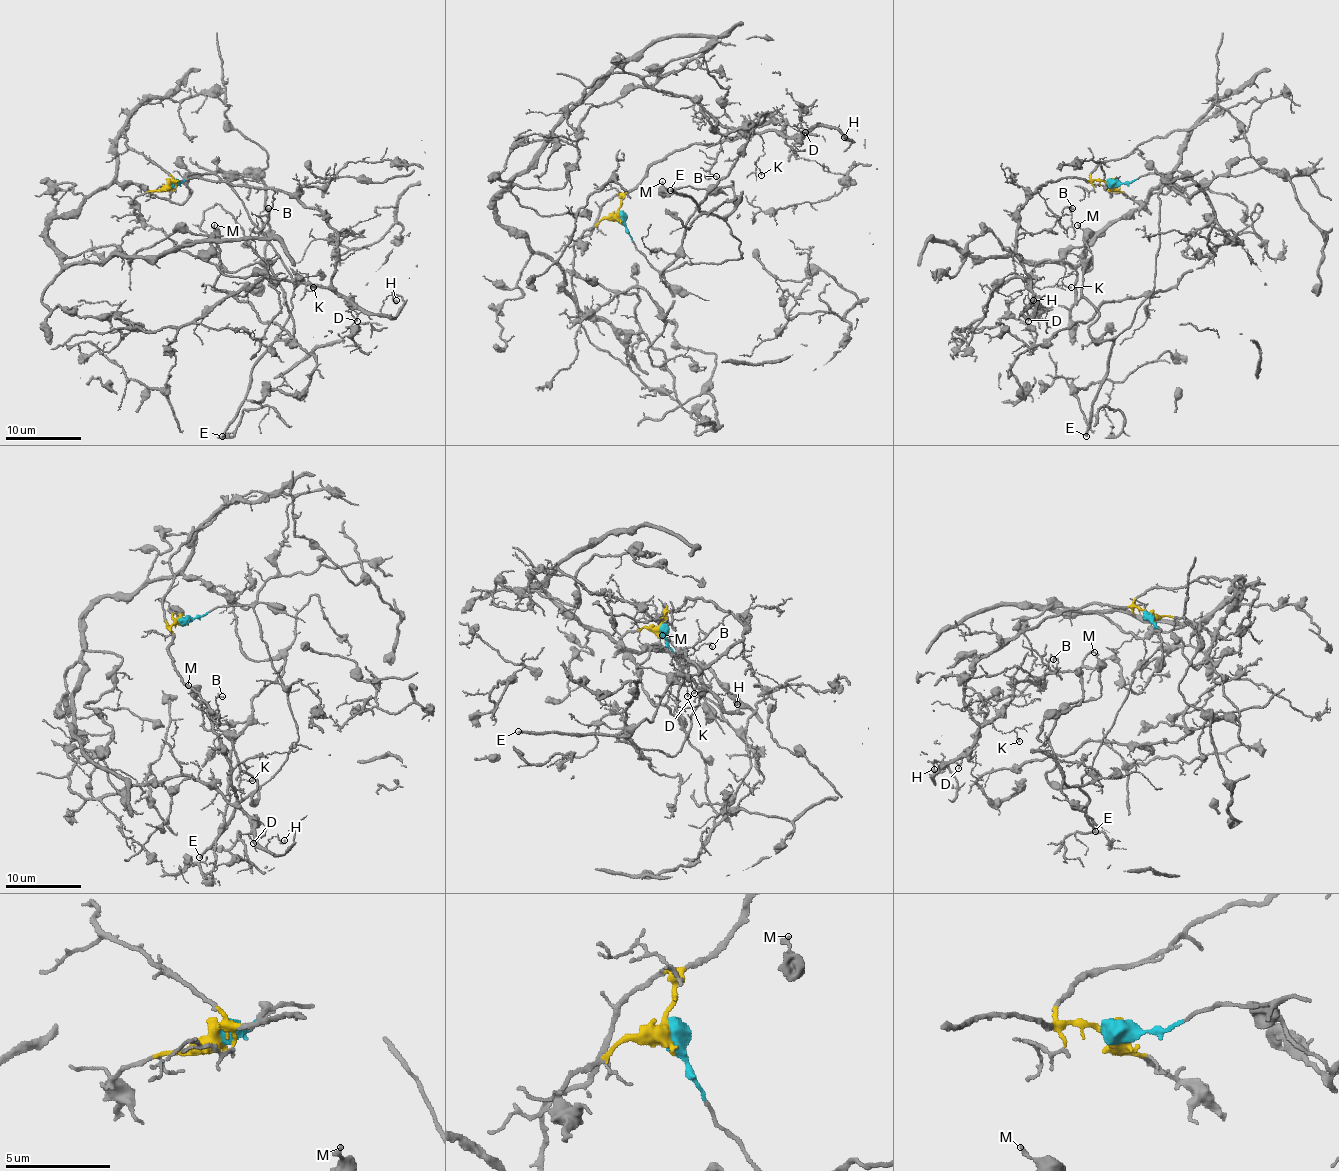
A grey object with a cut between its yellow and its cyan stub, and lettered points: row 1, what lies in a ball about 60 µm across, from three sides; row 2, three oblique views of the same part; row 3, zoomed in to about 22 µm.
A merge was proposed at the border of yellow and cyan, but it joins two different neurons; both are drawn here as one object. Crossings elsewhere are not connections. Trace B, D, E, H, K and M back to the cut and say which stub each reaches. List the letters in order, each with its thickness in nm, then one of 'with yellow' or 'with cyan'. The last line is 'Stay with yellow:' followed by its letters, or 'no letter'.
B: 150 nm | with yellow
D: 120 nm | with yellow
E: 220 nm | with cyan
H: 130 nm | with yellow
K: 120 nm | with yellow
M: 190 nm | with cyan
Stay with yellow: B, D, H, K

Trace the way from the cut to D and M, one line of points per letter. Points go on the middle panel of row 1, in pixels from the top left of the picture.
D: (618, 217), (620, 200), (669, 154), (783, 120), (779, 135), (804, 131)
M: (620, 217), (658, 270), (741, 259), (726, 219), (741, 192), (740, 202), (730, 186), (667, 196), (662, 181)

